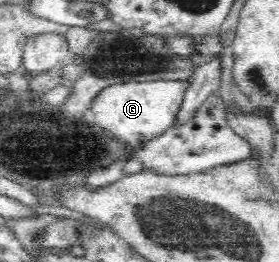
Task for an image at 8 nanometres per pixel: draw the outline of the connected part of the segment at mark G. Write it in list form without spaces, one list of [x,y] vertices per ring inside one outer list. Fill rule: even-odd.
[[[188,81],[126,82],[104,88],[94,98],[90,109],[98,126],[137,147],[138,142],[156,138],[176,124],[188,87]]]

